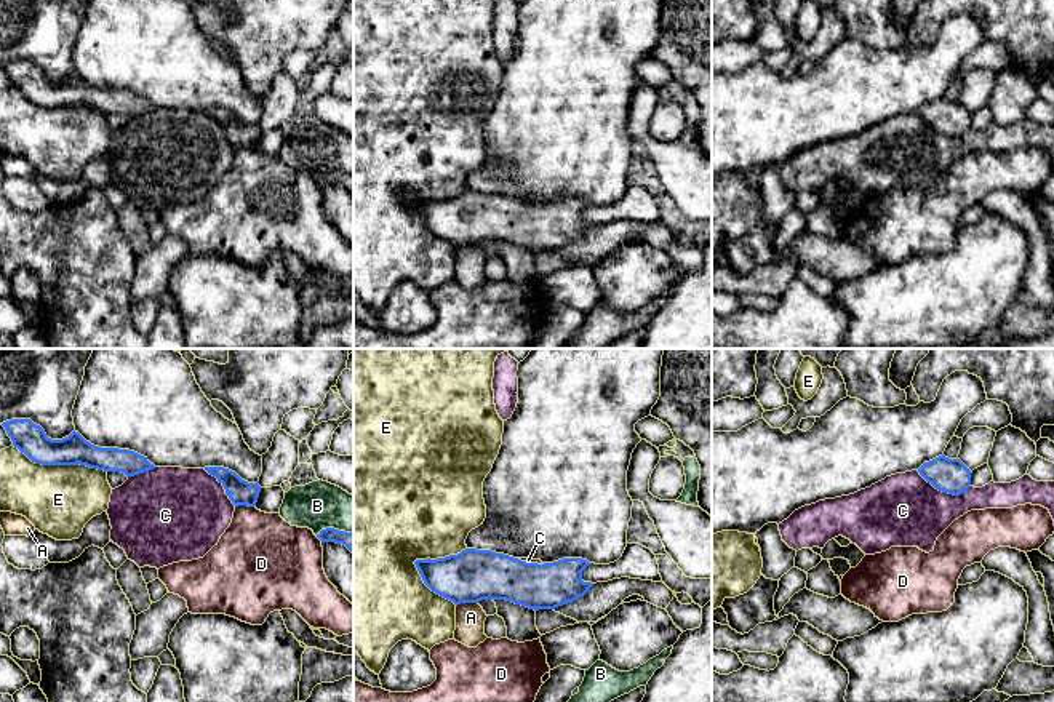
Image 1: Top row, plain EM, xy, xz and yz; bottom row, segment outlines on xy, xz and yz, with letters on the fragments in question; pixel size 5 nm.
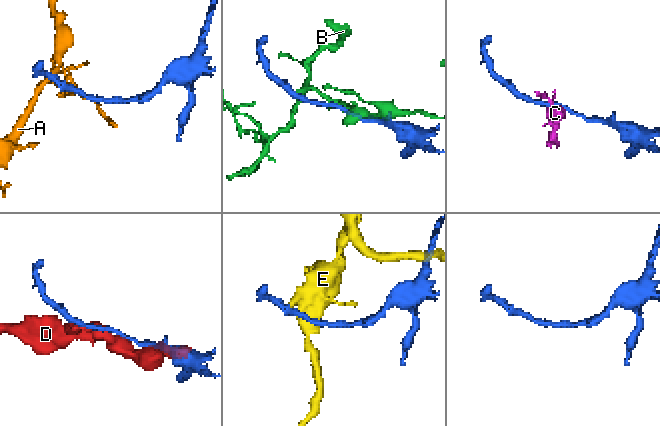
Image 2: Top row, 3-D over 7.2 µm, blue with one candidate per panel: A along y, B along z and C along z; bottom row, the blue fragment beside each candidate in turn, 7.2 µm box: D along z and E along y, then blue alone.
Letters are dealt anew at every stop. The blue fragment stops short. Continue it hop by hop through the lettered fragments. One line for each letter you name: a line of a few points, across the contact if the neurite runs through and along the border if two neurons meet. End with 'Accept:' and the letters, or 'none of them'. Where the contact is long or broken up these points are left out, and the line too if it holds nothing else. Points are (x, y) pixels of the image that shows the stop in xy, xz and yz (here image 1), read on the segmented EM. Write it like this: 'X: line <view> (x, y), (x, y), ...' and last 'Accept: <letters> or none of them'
Accept: none of them

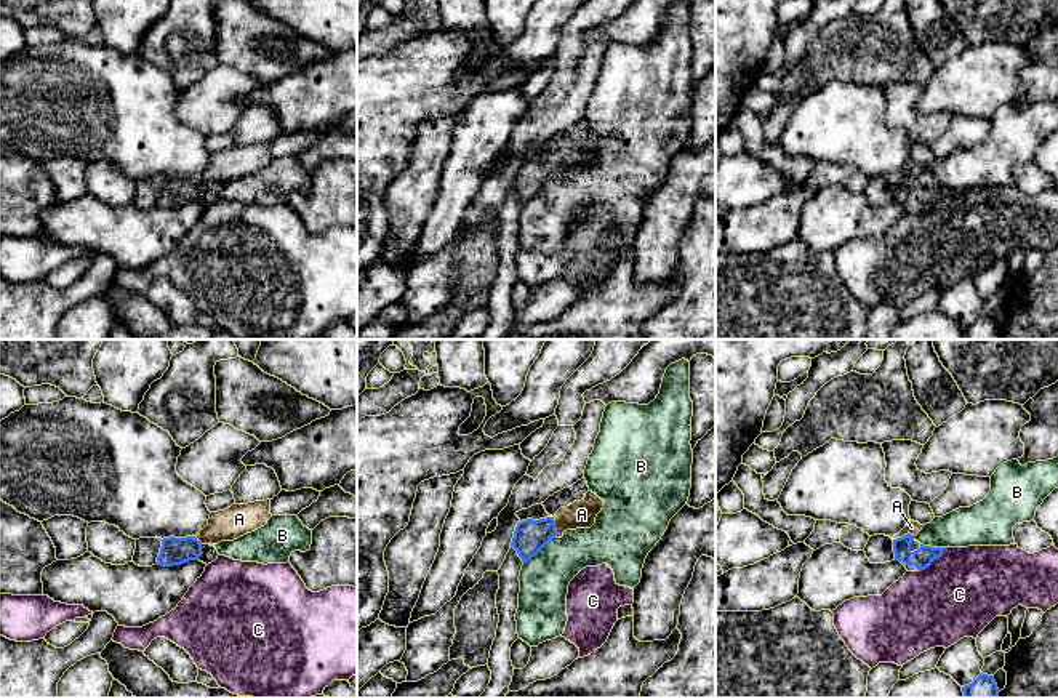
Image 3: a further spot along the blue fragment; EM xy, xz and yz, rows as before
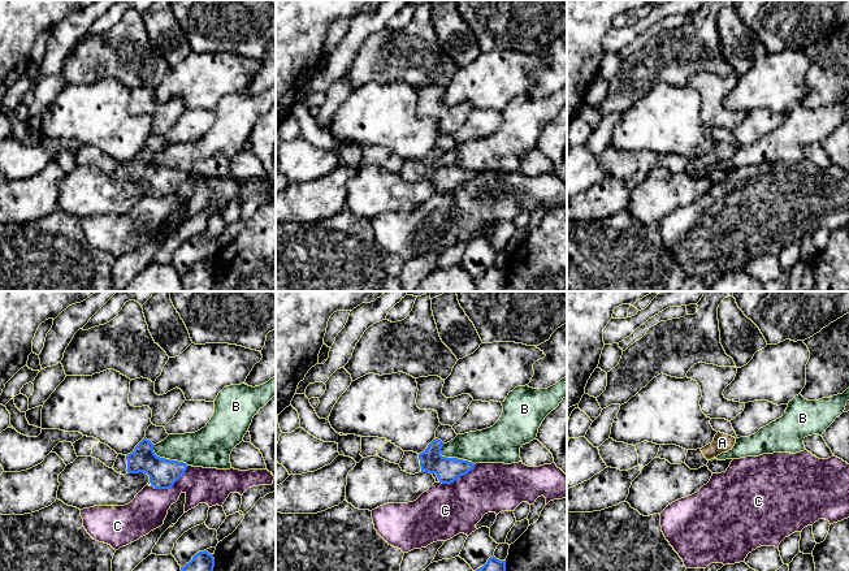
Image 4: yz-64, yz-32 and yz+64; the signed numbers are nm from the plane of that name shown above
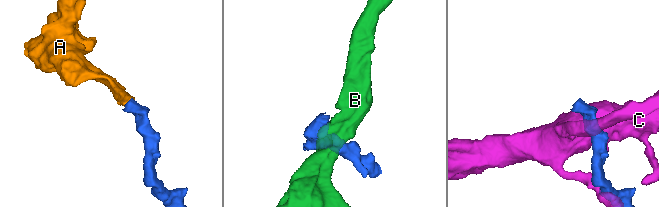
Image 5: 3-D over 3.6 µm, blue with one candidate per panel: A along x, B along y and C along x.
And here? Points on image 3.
A: line yz (924, 556), (905, 549), (905, 535), (911, 527)
Accept: A

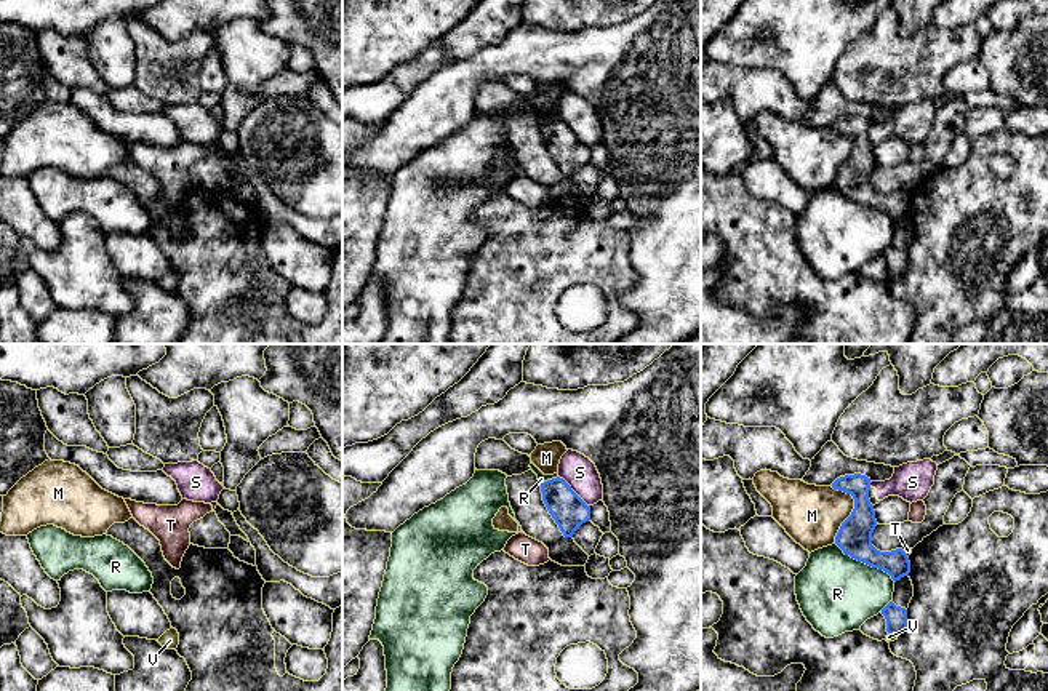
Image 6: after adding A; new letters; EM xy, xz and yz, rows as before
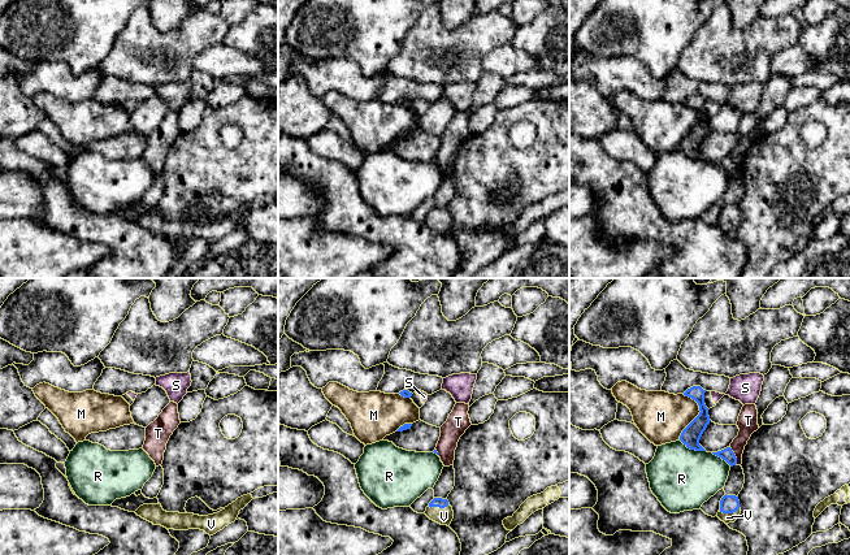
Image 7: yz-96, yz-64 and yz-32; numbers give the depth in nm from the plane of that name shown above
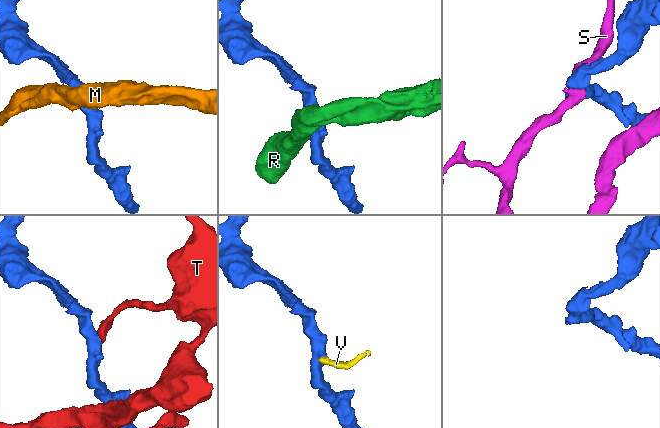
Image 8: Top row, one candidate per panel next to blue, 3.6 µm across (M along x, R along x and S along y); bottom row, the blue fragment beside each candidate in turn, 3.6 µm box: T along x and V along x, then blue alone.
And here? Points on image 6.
V: line yz (896, 618), (893, 634), (888, 637)
Accept: V

